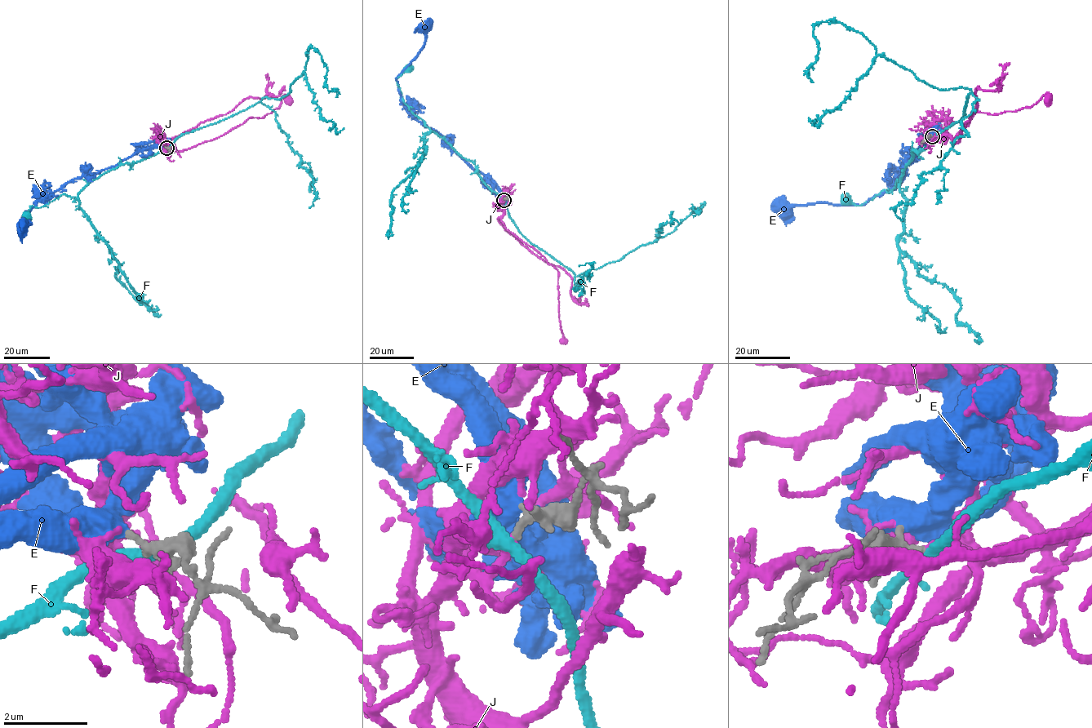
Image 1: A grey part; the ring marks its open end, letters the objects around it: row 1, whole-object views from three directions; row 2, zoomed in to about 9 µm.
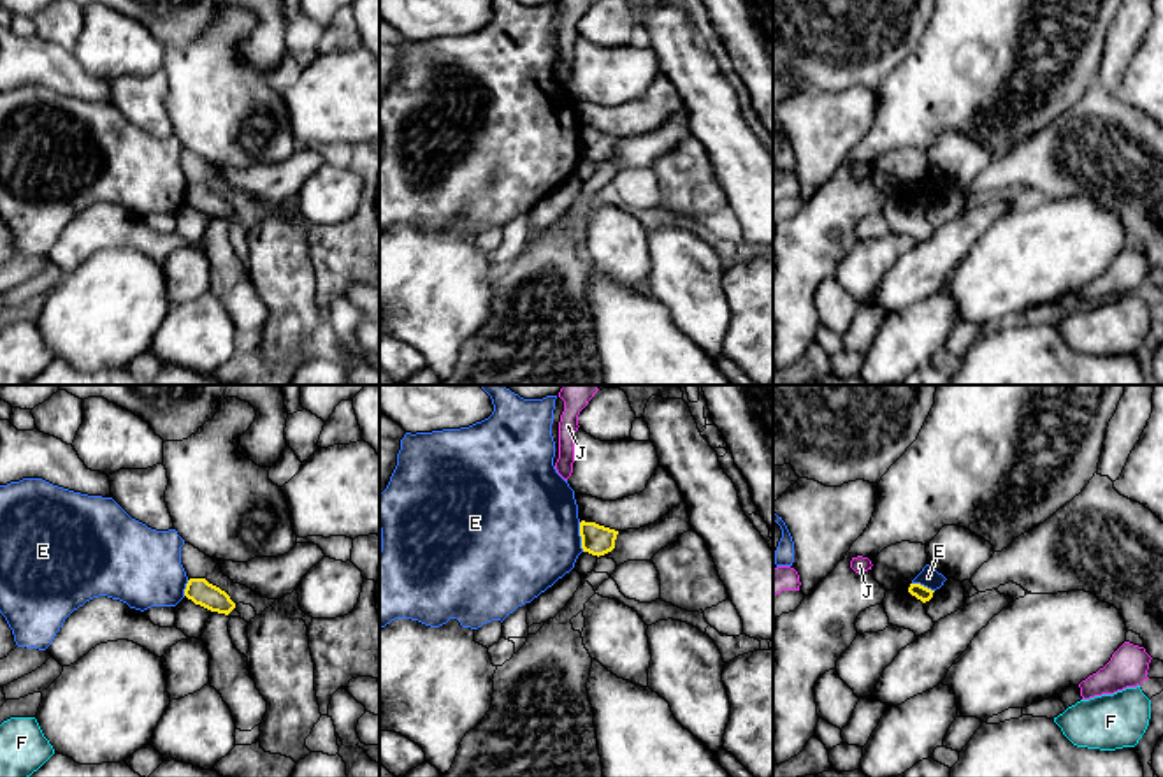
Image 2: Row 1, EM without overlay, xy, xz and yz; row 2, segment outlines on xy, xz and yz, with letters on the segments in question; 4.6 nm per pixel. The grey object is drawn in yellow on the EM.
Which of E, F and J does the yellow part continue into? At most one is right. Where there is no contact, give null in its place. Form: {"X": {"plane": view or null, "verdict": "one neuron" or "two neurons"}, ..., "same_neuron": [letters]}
{"E": {"plane": "xz", "verdict": "two neurons"}, "F": {"plane": null, "verdict": "two neurons"}, "J": {"plane": null, "verdict": "one neuron"}, "same_neuron": ["J"]}

